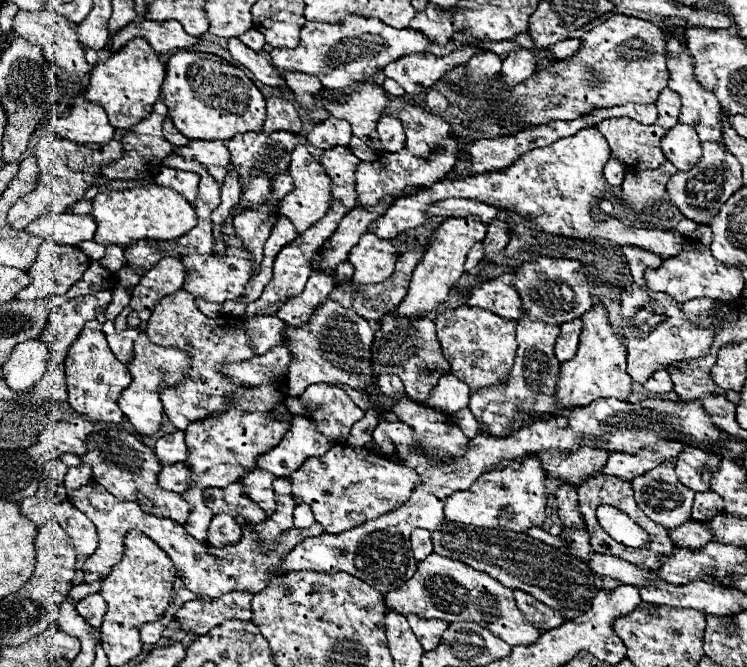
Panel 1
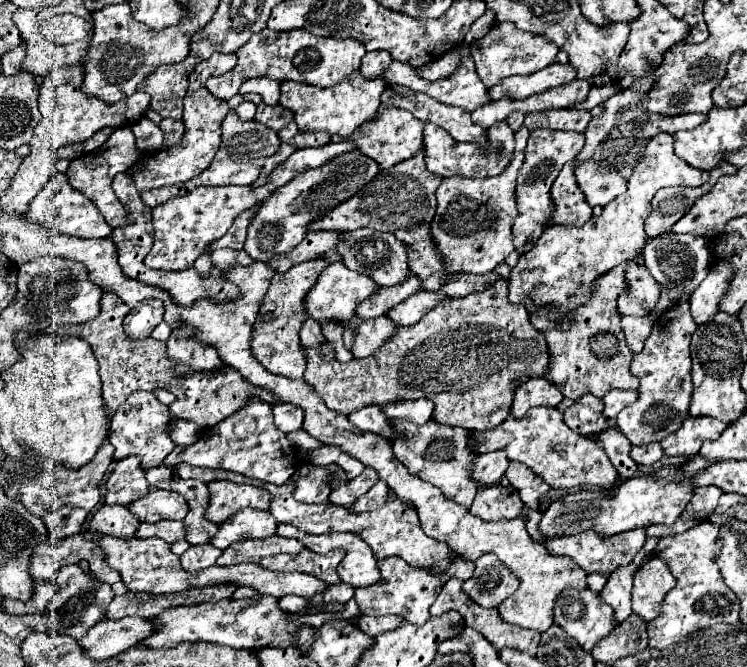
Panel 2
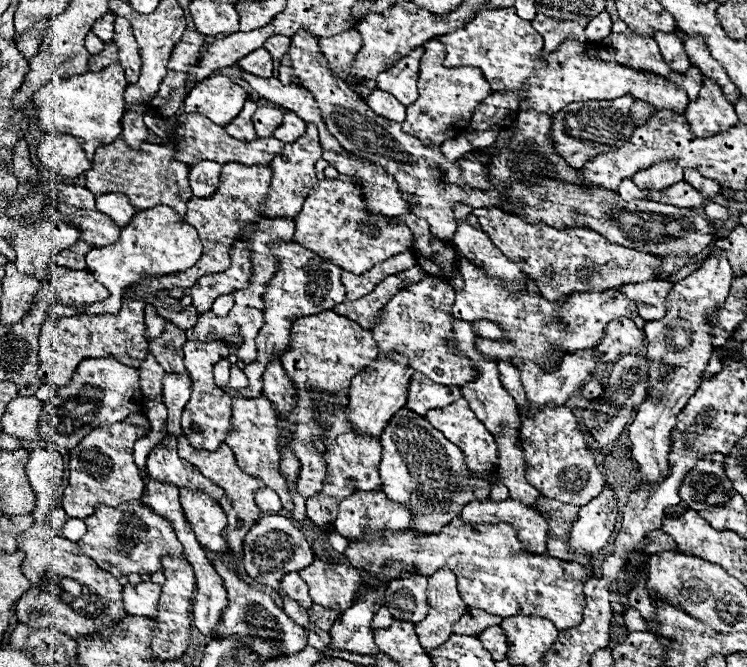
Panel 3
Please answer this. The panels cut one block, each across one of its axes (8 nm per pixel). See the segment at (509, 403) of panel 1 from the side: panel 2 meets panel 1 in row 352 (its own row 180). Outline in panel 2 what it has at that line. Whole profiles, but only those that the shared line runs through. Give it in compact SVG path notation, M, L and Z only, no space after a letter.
M534 130L528 138L526 146L526 158L522 168L518 170L518 182L516 182L516 204L518 204L518 218L512 224L512 238L514 246L520 254L528 252L532 244L540 238L544 230L546 216L554 212L554 204L550 204L550 186L560 174L562 166L578 156L578 152L584 146L584 134L580 132L554 132L554 130Z

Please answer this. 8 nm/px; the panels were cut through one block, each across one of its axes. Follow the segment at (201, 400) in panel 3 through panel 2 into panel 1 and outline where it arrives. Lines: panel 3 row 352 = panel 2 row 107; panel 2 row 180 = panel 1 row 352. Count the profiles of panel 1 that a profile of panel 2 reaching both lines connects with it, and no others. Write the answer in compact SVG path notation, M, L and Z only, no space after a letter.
M142 332L136 336L134 340L134 358L128 366L130 374L132 374L132 384L120 394L118 398L118 406L124 412L124 416L130 420L130 424L136 428L138 434L154 434L160 428L164 410L162 410L162 402L160 402L160 386L162 382L166 384L176 384L180 380L184 380L184 370L190 368L190 356L182 350L176 348L162 348L152 344Z

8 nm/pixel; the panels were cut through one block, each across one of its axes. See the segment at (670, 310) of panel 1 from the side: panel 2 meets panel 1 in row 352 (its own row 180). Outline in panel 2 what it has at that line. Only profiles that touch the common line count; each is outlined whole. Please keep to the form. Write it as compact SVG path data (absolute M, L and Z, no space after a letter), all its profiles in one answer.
M670 134L650 138L642 162L634 166L634 172L628 178L628 190L604 206L600 216L592 216L582 228L546 228L534 248L520 256L508 280L510 302L522 304L524 298L530 298L536 308L554 306L570 316L578 306L592 298L592 282L596 278L604 276L614 266L636 258L644 250L648 242L644 220L650 214L650 200L654 194L664 186L700 186L704 182L708 182L708 172L698 172L674 156Z

